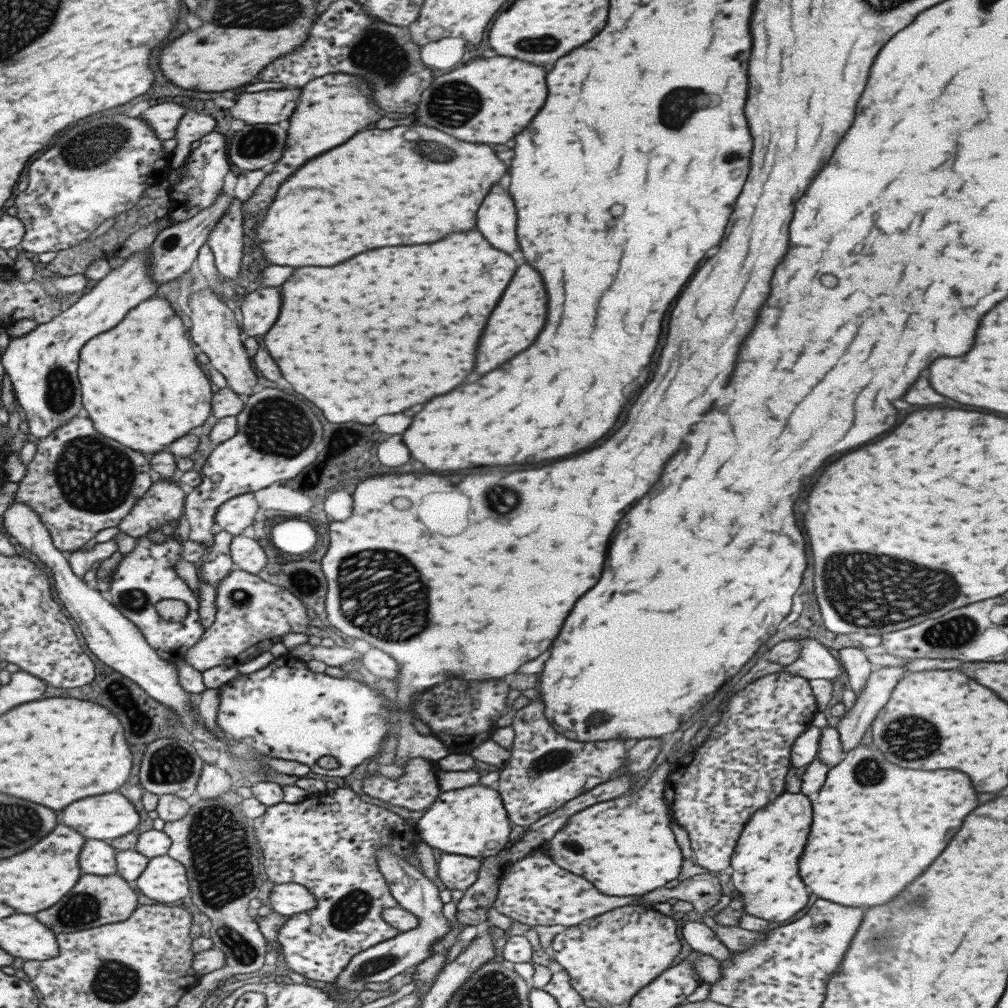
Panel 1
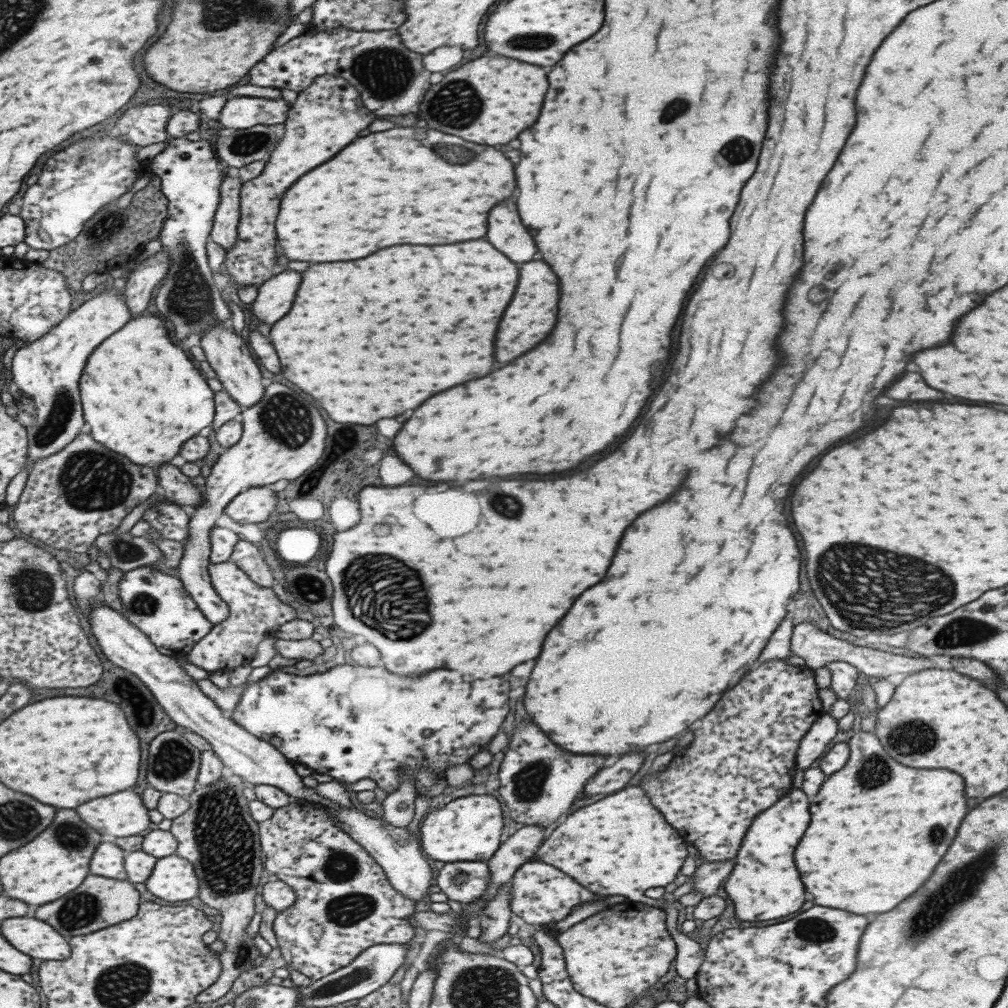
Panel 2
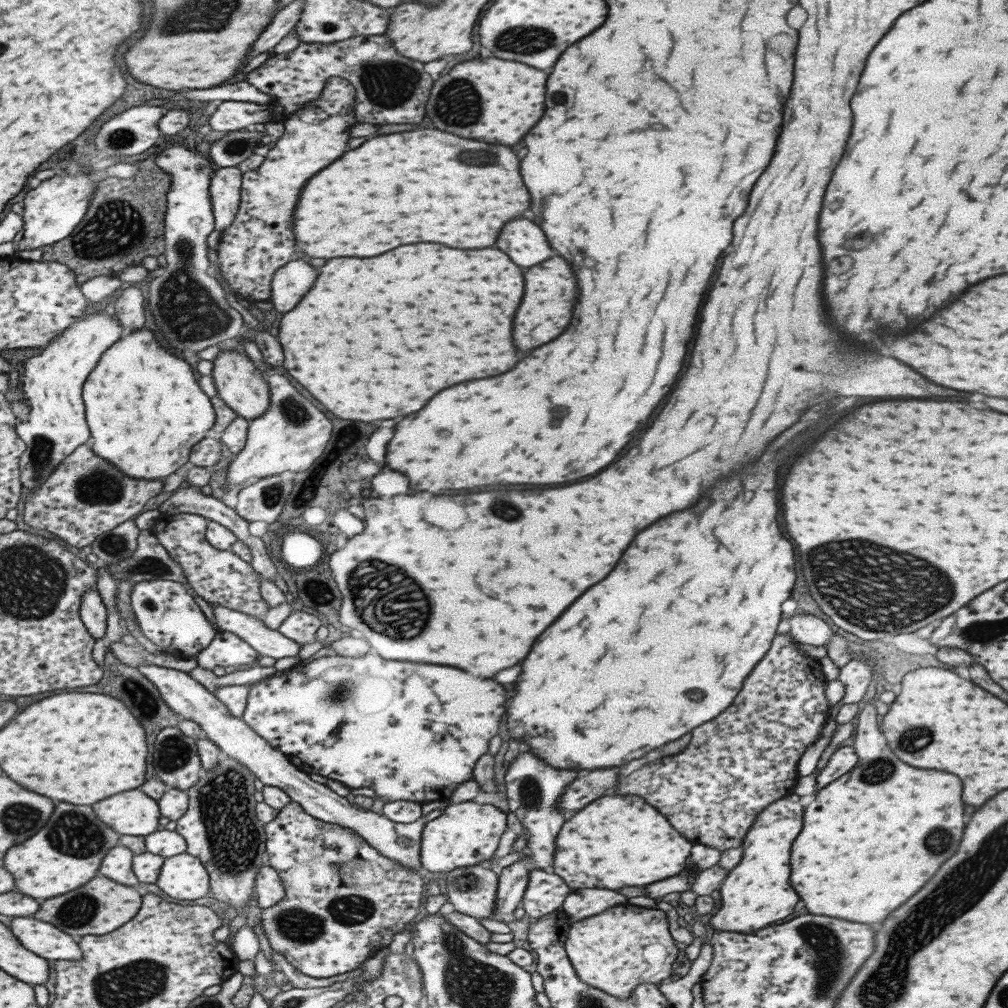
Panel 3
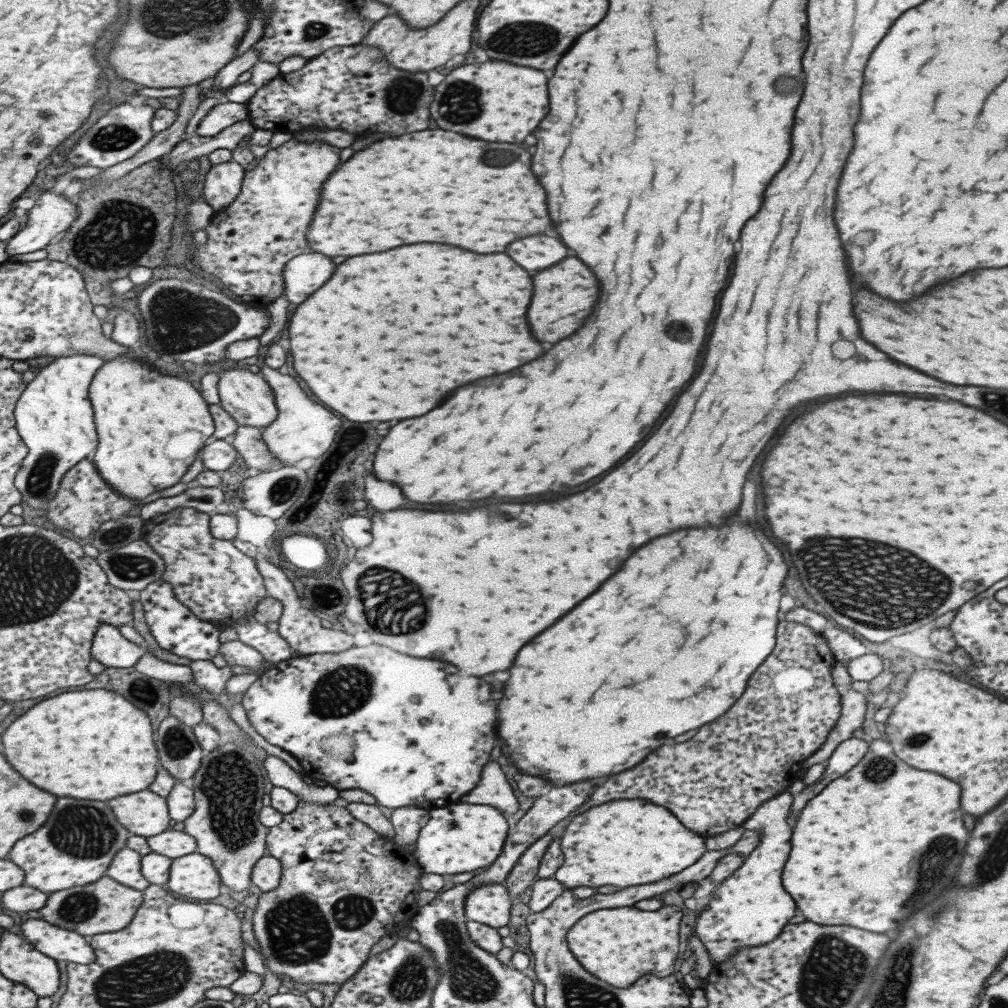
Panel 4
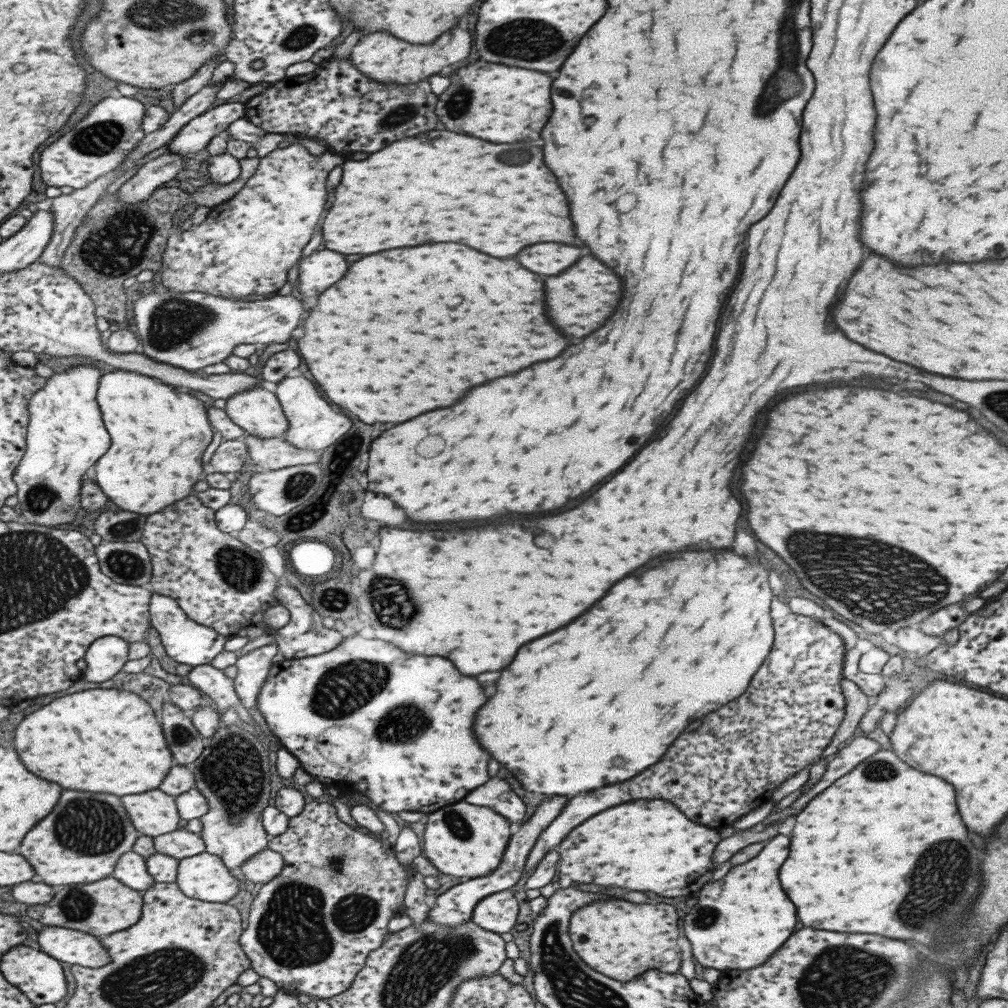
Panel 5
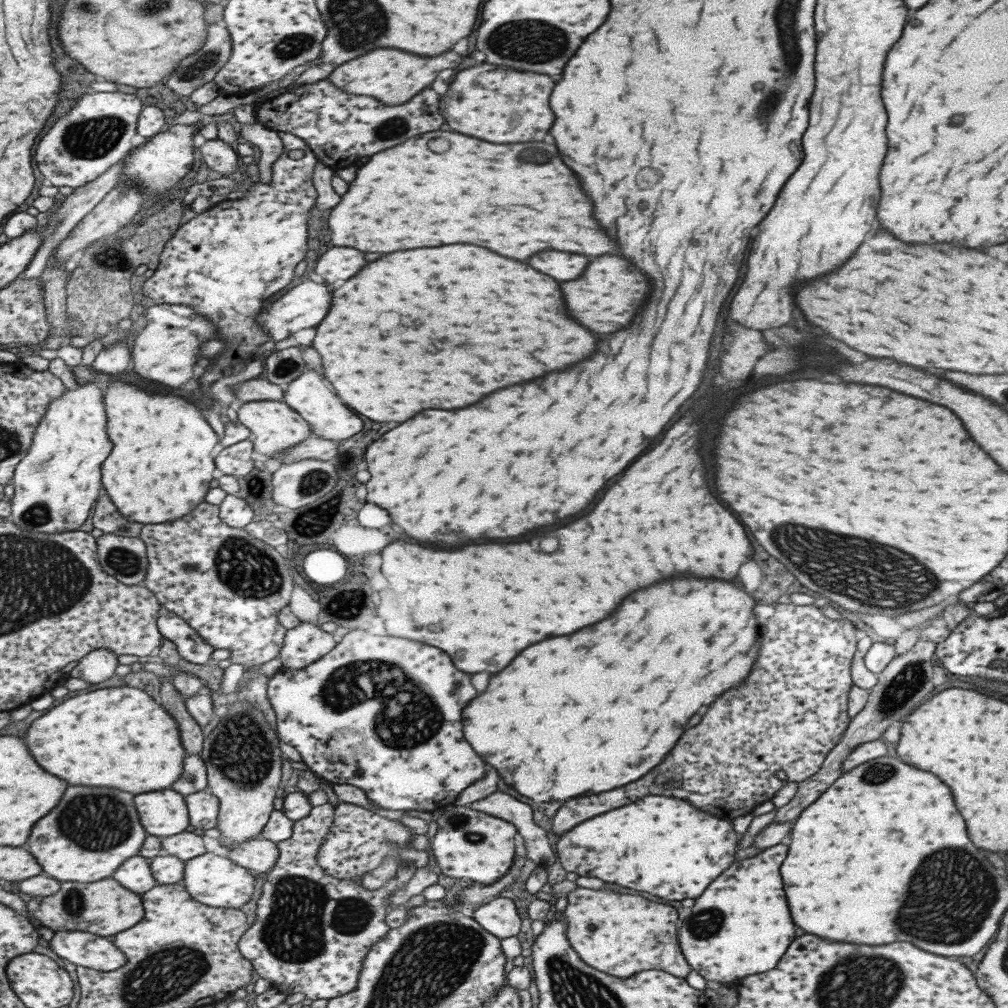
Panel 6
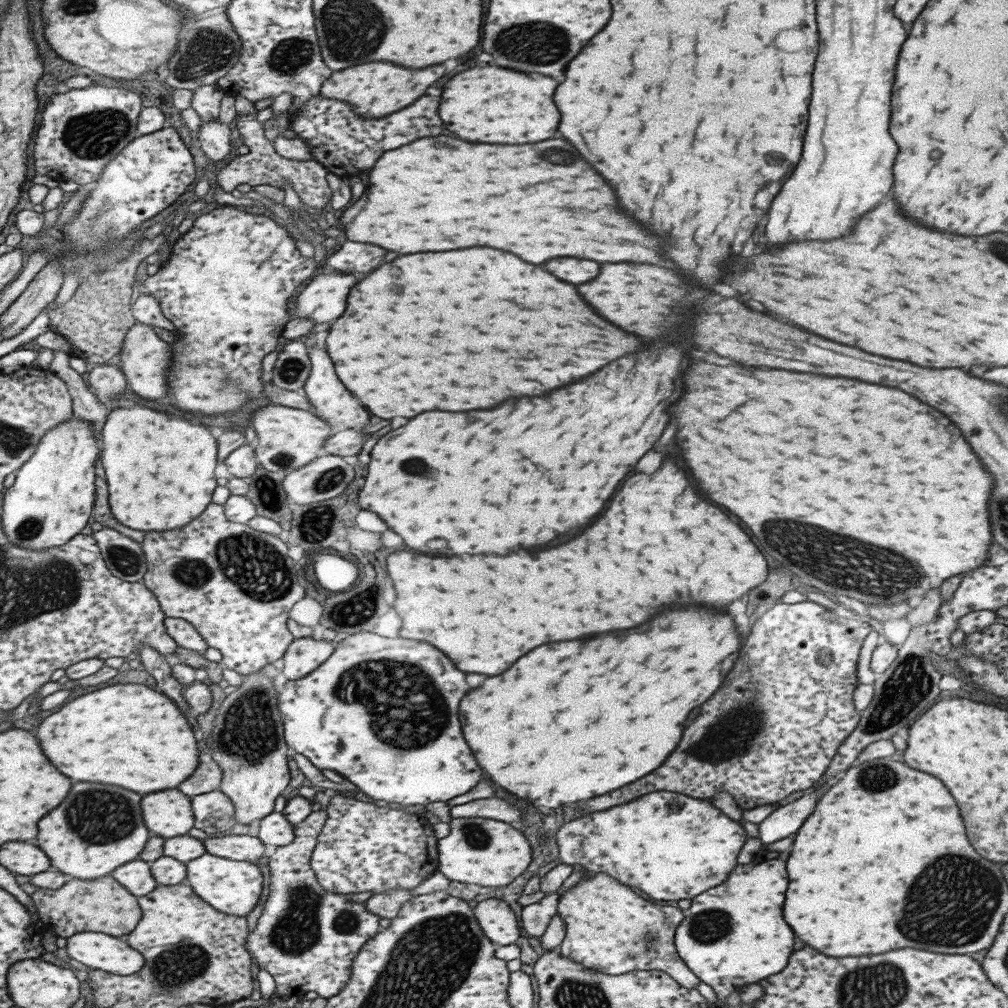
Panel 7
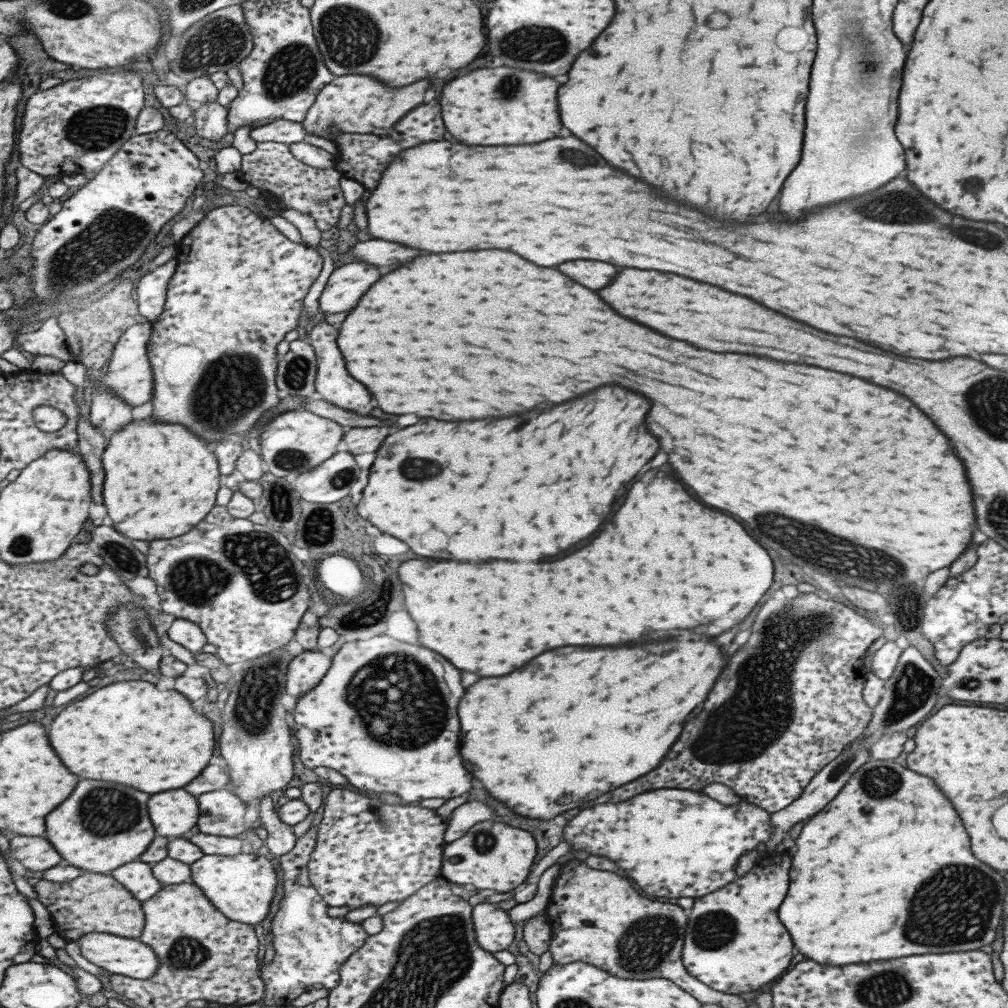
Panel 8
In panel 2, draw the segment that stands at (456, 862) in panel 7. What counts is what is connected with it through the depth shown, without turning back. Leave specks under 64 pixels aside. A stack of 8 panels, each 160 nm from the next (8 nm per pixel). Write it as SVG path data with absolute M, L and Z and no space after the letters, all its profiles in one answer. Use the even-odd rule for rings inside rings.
M484 792L482 795L467 795L455 798L440 808L430 808L426 811L418 825L420 848L425 857L441 862L486 861L499 848L501 838L501 809L495 797Z

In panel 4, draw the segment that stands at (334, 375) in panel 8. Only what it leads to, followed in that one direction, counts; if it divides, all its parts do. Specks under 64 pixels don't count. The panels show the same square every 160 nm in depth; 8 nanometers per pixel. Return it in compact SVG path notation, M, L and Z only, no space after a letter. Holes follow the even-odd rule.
M265 363L261 365L259 374L263 374L265 382L271 387L277 409L276 417L261 429L261 440L270 454L285 465L291 465L297 459L321 456L333 442L341 420L313 400L309 400L295 378L279 374L279 370L269 368Z

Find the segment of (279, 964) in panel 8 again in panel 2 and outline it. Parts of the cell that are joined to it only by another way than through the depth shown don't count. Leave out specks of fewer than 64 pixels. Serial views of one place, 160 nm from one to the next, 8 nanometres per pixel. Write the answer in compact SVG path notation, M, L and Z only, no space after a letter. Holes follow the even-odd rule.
M292 800L287 805L274 809L272 815L267 820L258 823L258 837L261 850L265 855L262 864L263 868L270 874L271 878L288 884L296 896L292 906L277 913L271 924L280 953L289 968L301 972L303 976L307 976L311 981L316 981L324 976L330 975L338 968L343 968L360 952L363 952L365 948L369 948L372 944L400 945L411 940L414 927L408 923L408 916L415 910L414 900L405 898L389 884L383 869L367 854L367 851L360 844L357 844L357 842L346 832L343 832L337 825L334 825L332 818L325 809L312 806L311 802L307 802L307 800Z

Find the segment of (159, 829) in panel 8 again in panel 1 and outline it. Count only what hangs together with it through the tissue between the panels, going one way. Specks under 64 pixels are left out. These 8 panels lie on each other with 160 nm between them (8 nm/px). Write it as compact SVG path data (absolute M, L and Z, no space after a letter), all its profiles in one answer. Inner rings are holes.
M109 792L103 796L89 796L65 806L61 810L61 822L73 828L83 838L103 841L131 833L140 820L134 806L127 801L125 796L117 792Z

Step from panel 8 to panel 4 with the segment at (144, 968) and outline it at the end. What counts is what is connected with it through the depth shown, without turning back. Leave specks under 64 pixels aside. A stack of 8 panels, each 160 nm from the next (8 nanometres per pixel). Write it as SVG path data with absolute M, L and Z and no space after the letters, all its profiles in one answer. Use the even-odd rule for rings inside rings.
M27 919L20 924L20 931L35 950L54 961L89 964L94 959L87 938L44 920Z

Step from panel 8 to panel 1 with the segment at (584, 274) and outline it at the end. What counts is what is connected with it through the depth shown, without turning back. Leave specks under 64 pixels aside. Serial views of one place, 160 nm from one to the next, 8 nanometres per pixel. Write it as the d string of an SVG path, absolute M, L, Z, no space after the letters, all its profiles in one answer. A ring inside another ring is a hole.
M493 184L493 188L489 188L485 194L475 214L475 228L493 248L499 248L507 254L517 250L515 208L509 194L499 184Z

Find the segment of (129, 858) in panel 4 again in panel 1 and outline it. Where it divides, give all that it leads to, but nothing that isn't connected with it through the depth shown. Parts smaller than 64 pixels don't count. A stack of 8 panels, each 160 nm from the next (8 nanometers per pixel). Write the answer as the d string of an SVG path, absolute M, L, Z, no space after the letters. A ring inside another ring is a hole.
M85 840L79 854L79 870L89 875L115 875L115 851L102 840Z

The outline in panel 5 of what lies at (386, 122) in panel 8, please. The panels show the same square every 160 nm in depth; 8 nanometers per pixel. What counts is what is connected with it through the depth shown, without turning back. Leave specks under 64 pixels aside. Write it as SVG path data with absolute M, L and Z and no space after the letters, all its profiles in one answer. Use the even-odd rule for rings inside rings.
M459 26L443 32L437 40L433 40L433 44L407 44L389 36L387 32L373 32L357 40L348 59L351 66L357 68L357 72L361 72L361 76L367 76L381 84L415 84L439 72L443 66L463 60L469 54L469 42L471 42L469 32Z

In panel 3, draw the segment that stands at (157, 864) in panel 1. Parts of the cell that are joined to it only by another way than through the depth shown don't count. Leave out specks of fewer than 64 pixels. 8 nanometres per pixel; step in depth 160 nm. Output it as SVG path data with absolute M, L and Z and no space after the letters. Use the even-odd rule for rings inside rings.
M185 852L164 859L154 884L172 901L197 900L210 892L205 867Z

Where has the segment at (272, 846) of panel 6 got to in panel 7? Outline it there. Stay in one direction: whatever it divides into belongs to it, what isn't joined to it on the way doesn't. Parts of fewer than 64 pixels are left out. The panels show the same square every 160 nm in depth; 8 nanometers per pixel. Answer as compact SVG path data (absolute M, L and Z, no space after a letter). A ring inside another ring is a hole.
M226 833L220 836L207 836L202 843L207 853L229 860L255 863L265 852L265 845L257 837L249 835Z

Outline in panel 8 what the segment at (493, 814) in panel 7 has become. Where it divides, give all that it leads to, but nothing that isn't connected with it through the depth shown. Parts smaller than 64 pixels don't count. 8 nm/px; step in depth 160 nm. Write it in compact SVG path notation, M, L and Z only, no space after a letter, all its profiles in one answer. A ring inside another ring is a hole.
M475 800L464 802L449 814L443 835L444 842L448 843L463 836L463 833L473 824L483 822L491 816L493 816L493 810L487 804L481 804Z

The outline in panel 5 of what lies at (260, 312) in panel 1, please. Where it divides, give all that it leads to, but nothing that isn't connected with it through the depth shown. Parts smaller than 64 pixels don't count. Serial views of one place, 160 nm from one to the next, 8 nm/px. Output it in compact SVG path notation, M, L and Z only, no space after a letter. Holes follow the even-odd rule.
M331 250L313 251L303 257L297 266L297 292L304 298L317 296L333 282L337 282L347 270L347 262L341 254Z

